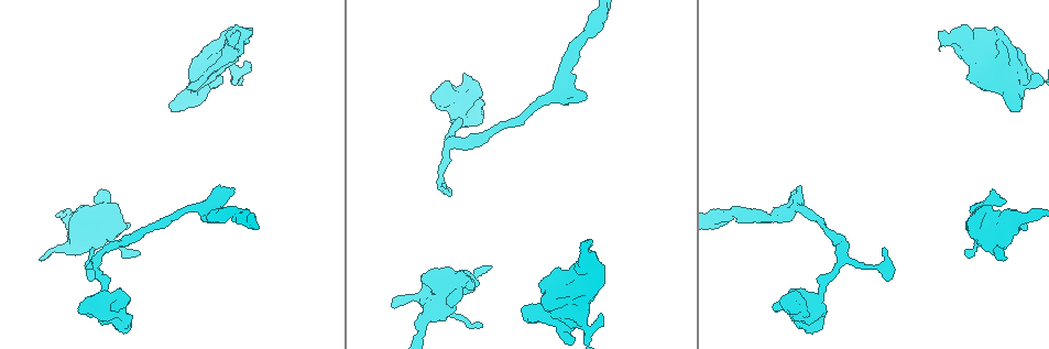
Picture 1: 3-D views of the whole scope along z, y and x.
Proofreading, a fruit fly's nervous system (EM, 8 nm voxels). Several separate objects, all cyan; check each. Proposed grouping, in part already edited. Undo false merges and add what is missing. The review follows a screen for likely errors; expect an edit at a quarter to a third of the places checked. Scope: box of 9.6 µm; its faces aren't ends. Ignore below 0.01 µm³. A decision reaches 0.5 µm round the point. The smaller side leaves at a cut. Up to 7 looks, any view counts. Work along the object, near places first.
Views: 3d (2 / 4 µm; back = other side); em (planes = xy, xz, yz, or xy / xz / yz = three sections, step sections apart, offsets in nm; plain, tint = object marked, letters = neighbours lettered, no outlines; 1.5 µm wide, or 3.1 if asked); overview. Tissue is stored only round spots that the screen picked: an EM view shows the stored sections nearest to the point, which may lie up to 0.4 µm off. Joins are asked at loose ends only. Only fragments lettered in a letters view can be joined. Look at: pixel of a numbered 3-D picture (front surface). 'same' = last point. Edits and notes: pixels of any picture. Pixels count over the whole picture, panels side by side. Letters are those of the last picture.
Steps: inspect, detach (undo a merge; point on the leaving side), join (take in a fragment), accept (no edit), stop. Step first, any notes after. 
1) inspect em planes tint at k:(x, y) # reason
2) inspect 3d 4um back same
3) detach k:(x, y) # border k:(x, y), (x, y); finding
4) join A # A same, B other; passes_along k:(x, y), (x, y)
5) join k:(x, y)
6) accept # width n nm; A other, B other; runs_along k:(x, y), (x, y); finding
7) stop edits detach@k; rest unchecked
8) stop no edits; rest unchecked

inspect em planes letters at 1:(126, 331) # thick end

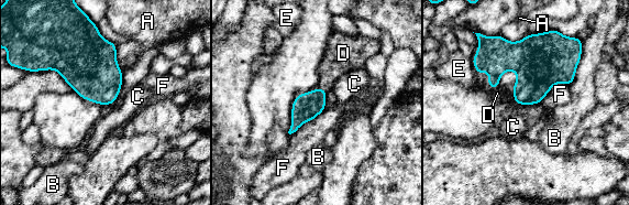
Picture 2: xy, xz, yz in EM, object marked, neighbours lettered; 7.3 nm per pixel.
join D # A other, B other, C other, D same, E other, F other; the cell continues

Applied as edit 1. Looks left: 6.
inspect overview # redraw

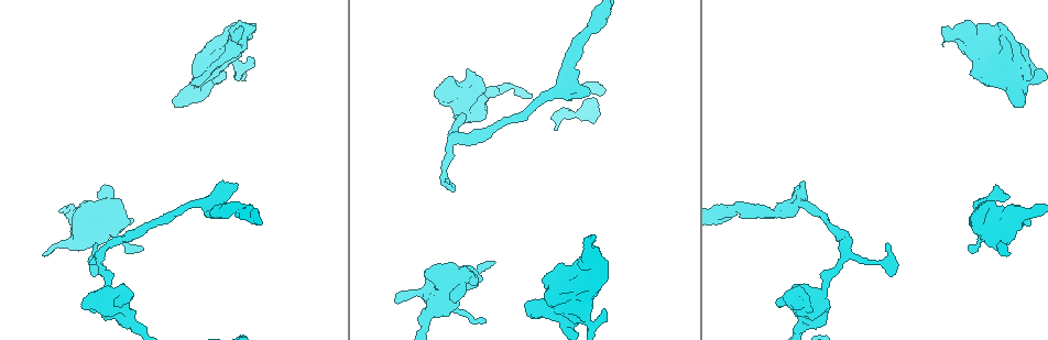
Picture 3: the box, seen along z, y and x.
inspect em planes letters at 3:(1029, 222) # tapers out

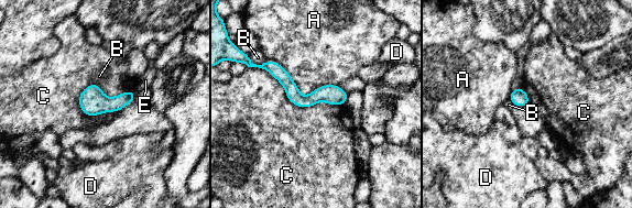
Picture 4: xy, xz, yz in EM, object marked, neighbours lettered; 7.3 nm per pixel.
accept # width 90 nm; A other, B other, C other, D other, E other; border 4:(250, 66), (296, 106), (344, 106); no lettered fragment goes on from it

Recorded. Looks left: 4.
stop edits join@2; rest unchecked

